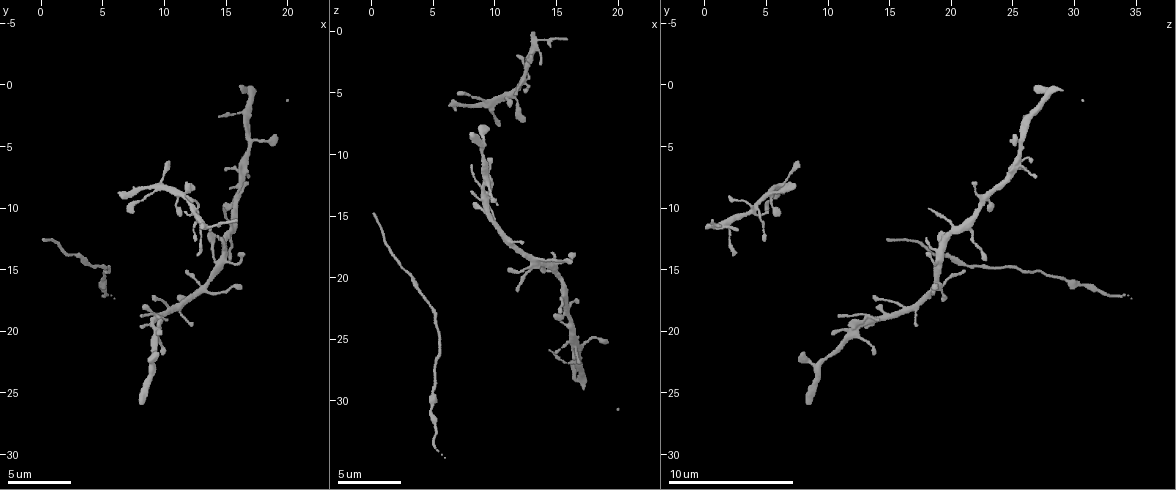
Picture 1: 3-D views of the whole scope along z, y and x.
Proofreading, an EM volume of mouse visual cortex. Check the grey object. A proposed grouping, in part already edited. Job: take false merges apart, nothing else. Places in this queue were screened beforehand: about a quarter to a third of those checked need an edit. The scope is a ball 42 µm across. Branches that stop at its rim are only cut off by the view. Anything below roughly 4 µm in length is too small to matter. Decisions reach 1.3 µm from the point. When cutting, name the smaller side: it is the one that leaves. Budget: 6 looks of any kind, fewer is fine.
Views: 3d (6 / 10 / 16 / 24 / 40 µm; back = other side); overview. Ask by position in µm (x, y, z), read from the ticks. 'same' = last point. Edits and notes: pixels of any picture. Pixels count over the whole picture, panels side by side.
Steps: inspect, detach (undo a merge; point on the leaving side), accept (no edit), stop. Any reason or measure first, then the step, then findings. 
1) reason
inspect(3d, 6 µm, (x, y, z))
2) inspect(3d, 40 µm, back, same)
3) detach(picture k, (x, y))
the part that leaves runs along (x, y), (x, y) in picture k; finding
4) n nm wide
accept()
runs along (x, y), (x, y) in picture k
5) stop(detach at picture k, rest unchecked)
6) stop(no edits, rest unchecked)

four arms meet
inspect(3d, 10 µm, (13.2, 16.4, 19.2))

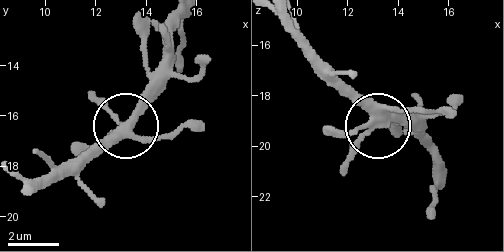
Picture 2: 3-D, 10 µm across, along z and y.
side arm 23 µm
accept()
runs along (329, 66), (335, 84), (376, 127), (344, 165) in picture 2; continuous, no second neuron

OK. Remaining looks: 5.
looks like a crossing
inspect(3d, 10 µm, (9.4, 20.4, 11.4))

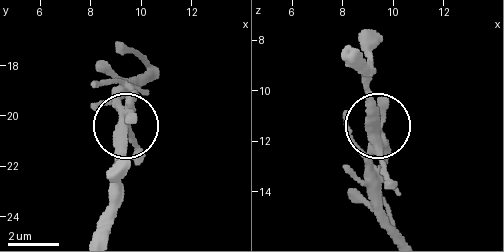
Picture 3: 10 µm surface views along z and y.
4 arms
accept()
runs along (153, 69), (127, 89), (127, 140), (114, 190) in picture 3; one neuron here

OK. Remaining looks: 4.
inspect(3d, 16 µm, (5.0, 14.8, 23.0))

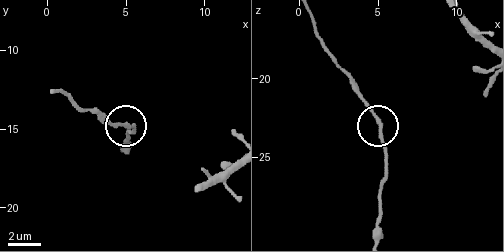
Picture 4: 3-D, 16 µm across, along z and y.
accept()
continuous, no second neuron

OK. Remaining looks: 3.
stop(no edits, rest unchecked)

